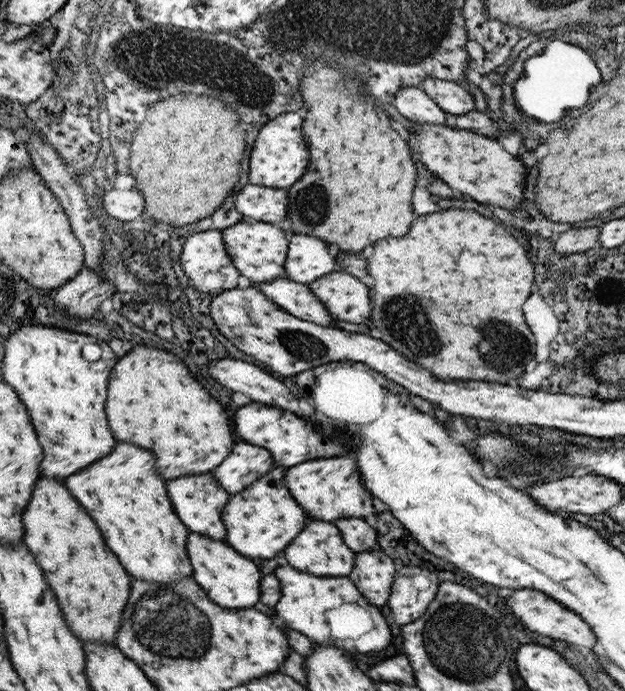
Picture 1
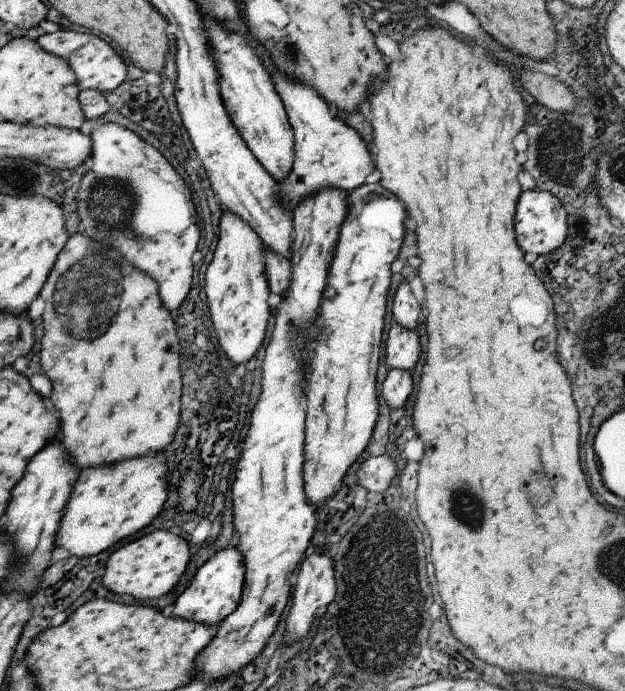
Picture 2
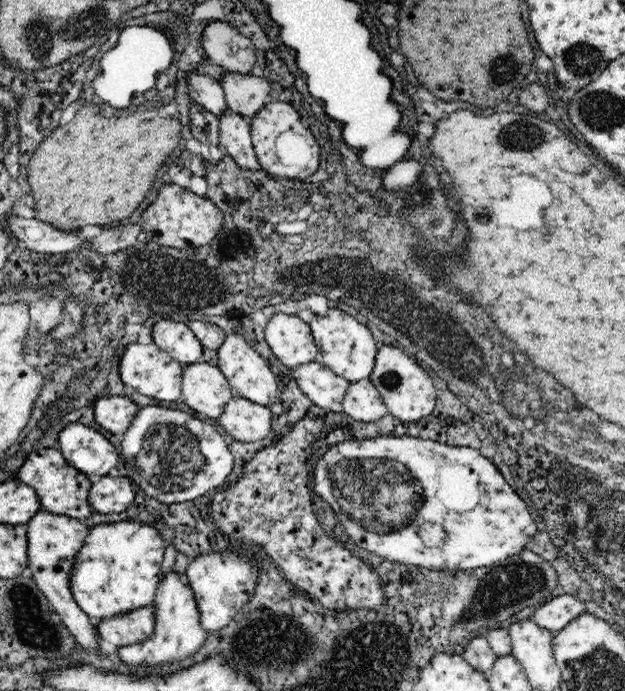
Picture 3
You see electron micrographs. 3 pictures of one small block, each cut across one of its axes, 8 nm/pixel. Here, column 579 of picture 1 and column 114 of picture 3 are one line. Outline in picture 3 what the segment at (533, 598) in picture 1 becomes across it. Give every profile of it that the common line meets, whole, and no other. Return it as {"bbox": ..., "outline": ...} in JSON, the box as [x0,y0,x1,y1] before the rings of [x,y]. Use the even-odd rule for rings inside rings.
{"bbox":[96,606,156,650],"outline":[[[154,606],[140,608],[136,612],[104,618],[96,626],[96,634],[108,642],[114,644],[118,650],[126,646],[136,646],[148,640],[156,630],[156,610]]]}

